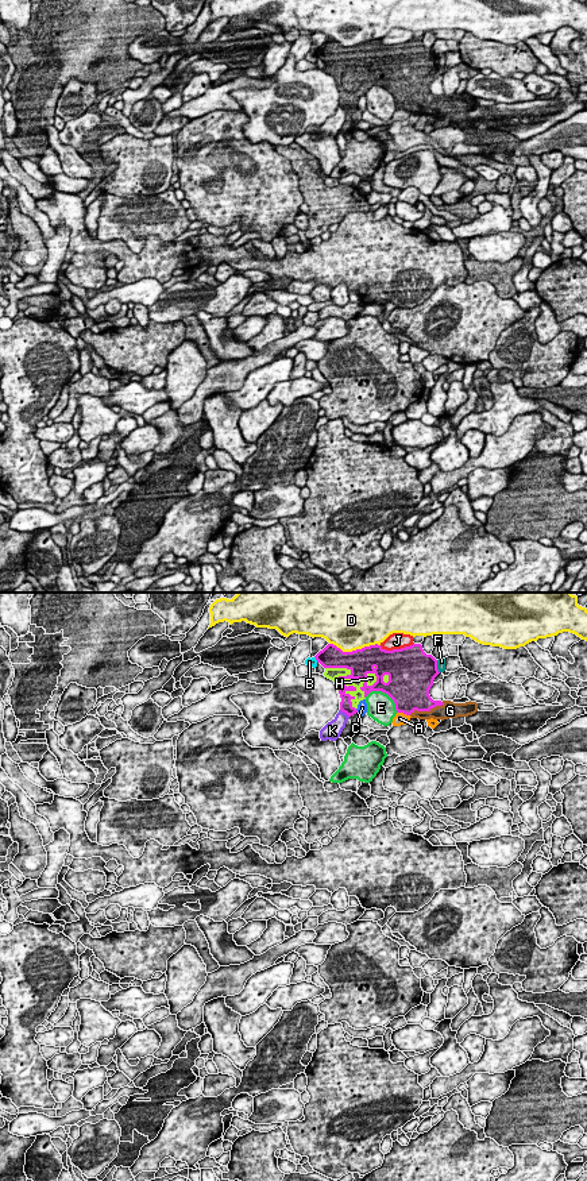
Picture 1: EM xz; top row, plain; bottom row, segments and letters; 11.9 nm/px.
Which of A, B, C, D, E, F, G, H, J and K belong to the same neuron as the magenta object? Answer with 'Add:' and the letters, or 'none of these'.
Add: G, H

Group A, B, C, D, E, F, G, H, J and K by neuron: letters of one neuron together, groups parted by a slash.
A / B / C / D / E / F / G H / J / K

